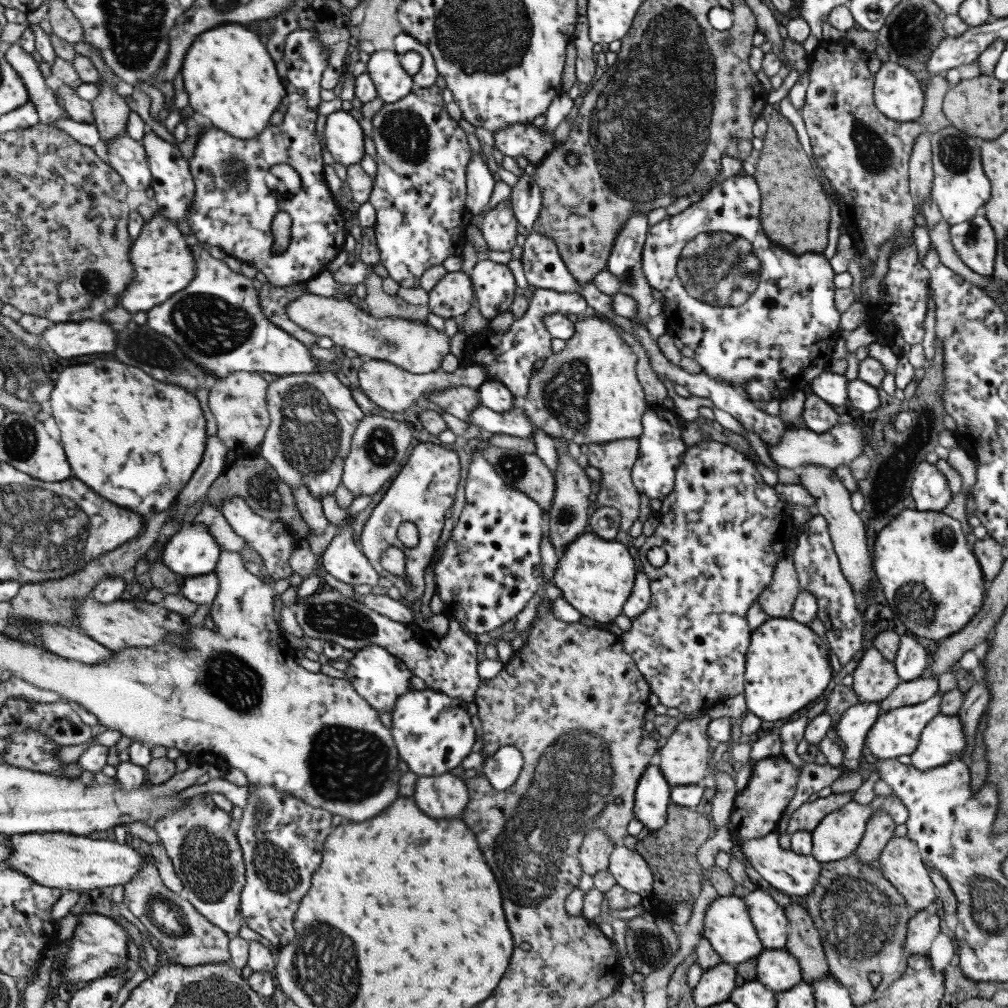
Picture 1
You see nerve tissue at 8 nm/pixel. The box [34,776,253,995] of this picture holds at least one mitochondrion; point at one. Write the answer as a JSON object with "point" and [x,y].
{"point":[206,857]}

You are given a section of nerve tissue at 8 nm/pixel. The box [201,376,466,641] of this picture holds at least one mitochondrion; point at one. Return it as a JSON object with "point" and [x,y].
{"point":[309,442]}

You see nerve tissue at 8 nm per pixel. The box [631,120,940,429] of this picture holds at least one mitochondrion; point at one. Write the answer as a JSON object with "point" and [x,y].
{"point":[713,268]}

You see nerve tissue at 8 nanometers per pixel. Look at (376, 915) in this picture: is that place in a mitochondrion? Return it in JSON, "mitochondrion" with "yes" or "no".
{"mitochondrion":"no"}

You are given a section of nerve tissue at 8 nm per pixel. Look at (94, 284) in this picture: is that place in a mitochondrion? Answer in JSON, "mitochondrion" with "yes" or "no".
{"mitochondrion":"yes"}

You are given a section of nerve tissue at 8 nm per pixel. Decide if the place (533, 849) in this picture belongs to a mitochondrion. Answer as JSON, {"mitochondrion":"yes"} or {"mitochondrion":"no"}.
{"mitochondrion":"yes"}

